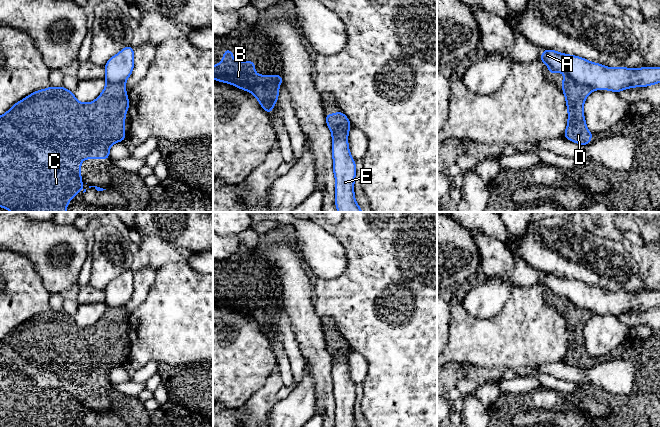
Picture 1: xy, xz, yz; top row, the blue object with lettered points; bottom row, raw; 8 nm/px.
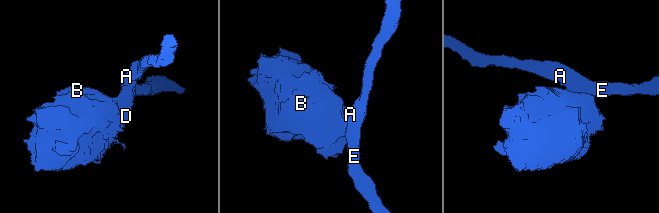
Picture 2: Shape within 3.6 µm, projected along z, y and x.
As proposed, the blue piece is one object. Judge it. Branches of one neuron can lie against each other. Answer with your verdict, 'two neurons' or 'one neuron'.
two neurons

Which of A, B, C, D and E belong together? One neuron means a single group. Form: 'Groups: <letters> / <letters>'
Groups: A E / B C D

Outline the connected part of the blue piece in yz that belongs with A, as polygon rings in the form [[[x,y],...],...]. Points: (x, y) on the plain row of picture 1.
[[[544,273],[540,286],[548,288],[559,297],[567,298],[576,307],[589,310],[593,314],[611,314],[619,317],[623,313],[660,307],[660,291],[609,292],[580,280],[559,277],[550,273]]]

